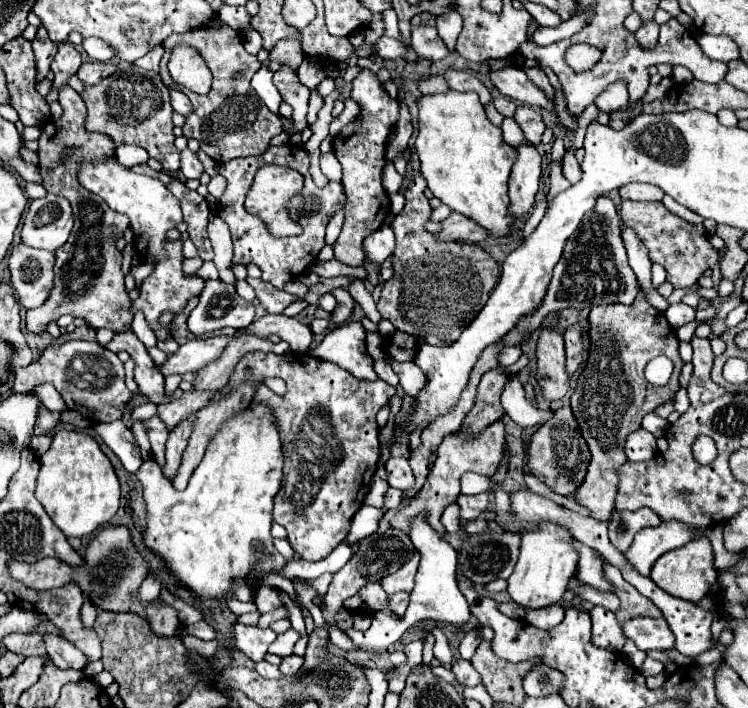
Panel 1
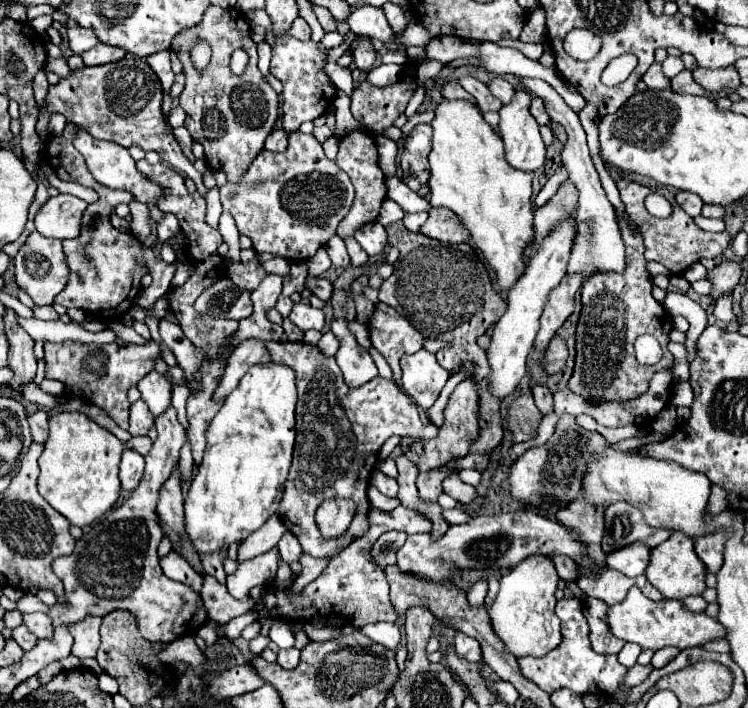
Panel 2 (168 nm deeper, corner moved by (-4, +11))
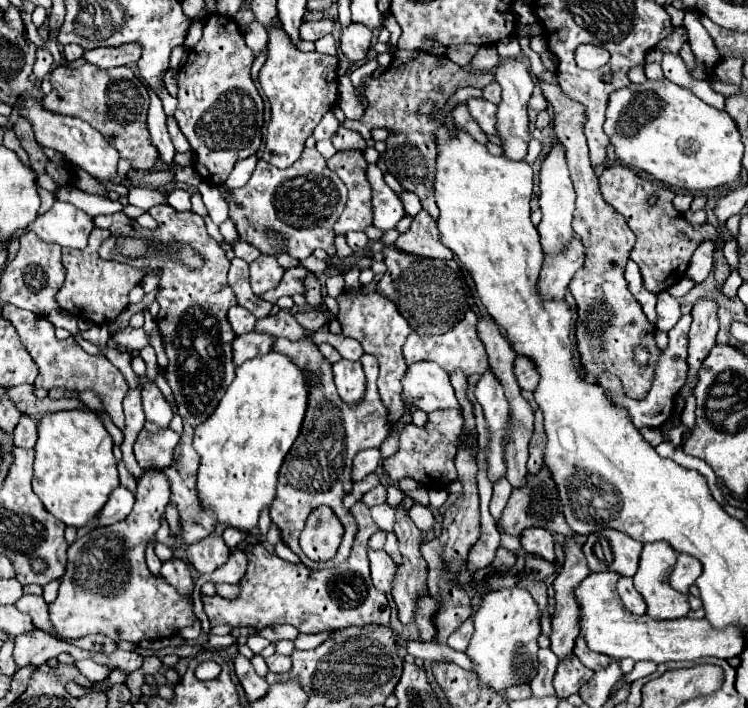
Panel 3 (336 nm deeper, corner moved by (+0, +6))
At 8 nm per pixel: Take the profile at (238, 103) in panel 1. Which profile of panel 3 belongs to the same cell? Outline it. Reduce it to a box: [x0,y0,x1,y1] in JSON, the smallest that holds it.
[175,13,263,185]

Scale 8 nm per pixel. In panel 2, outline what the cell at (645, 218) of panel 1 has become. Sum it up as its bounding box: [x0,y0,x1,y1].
[617,178,731,274]

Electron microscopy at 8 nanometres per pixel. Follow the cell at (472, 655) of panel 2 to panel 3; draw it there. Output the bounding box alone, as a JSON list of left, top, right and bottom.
[447,617,473,651]

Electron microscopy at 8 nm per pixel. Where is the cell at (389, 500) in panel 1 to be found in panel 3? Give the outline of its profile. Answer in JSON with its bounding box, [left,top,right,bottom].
[361,485,387,507]

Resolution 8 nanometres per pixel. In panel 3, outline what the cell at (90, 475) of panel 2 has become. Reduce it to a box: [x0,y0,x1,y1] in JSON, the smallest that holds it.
[33,409,119,525]

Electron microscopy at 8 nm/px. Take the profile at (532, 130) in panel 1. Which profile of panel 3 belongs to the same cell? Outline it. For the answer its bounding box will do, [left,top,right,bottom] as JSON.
[527,87,547,123]

